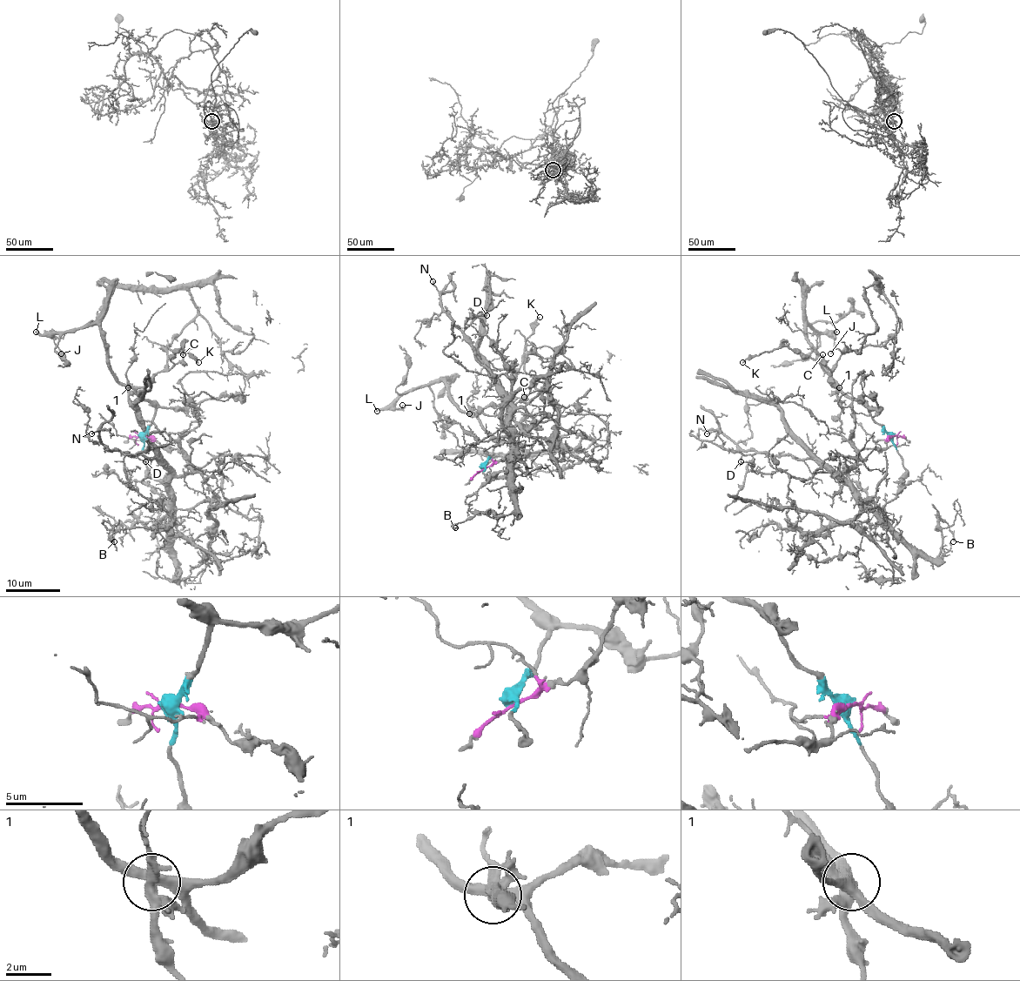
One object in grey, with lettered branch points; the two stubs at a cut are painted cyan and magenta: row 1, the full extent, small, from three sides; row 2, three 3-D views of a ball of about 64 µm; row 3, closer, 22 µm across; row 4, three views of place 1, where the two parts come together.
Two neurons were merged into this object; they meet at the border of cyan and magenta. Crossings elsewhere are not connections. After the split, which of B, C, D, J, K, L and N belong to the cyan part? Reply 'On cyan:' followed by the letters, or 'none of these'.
On cyan: C, J, K, L

